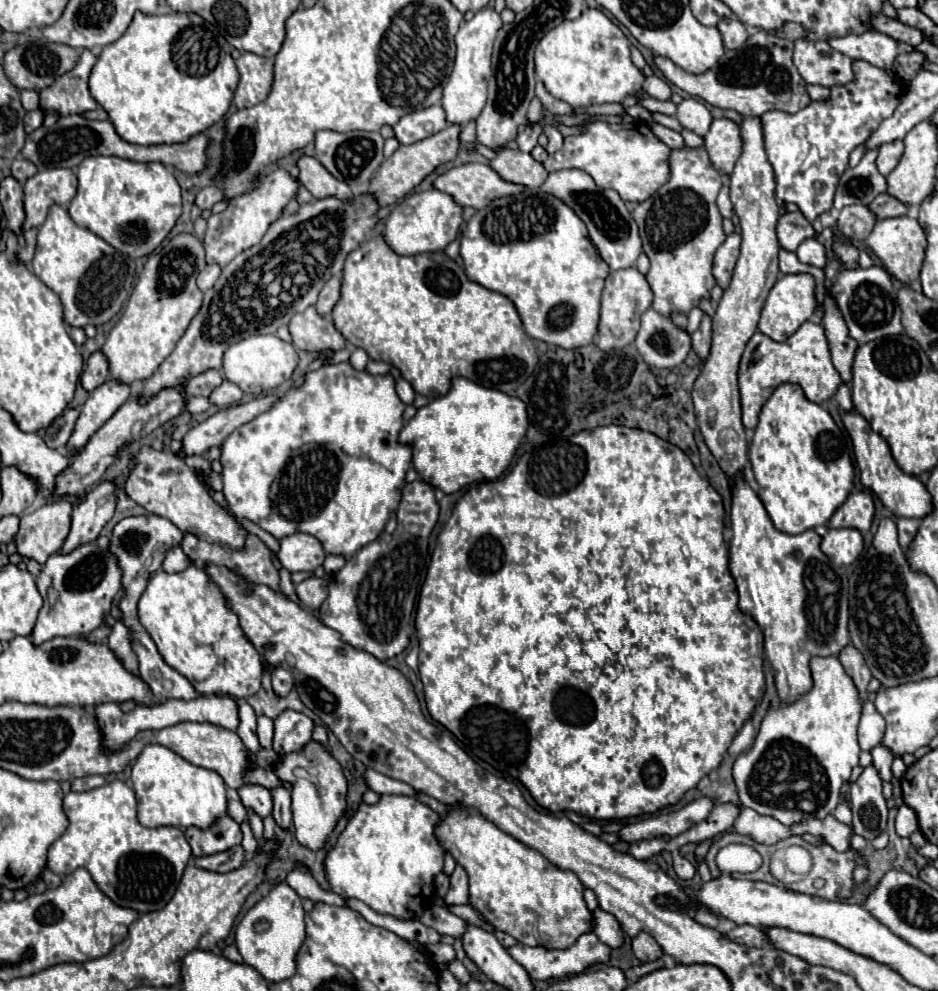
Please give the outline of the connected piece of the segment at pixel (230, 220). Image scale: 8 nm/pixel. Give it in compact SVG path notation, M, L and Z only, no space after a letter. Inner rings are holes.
M274 168L262 178L260 188L256 188L252 194L244 194L240 198L234 198L228 208L220 214L212 214L208 218L208 230L204 234L204 250L206 250L206 262L218 264L224 268L236 254L248 250L260 238L266 234L268 226L284 216L286 204L296 196L298 192L298 180L292 178L284 168Z

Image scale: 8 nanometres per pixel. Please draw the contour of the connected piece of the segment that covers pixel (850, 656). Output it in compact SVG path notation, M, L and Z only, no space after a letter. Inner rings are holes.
M846 646L846 648L840 652L838 660L842 662L846 674L854 680L854 686L858 688L858 694L860 694L860 698L864 700L866 694L868 694L868 682L872 680L872 674L870 674L870 670L868 670L862 654L860 654L854 646Z

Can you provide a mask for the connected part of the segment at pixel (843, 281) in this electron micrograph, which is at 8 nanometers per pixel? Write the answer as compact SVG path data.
M874 264L870 268L840 270L828 290L830 290L830 296L834 298L838 310L844 316L844 322L848 326L848 334L858 344L902 332L900 306L898 306L898 294L894 288L894 280L890 278L890 274L882 266Z

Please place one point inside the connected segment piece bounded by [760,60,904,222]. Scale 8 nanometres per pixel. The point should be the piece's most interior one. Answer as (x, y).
(808, 150)

